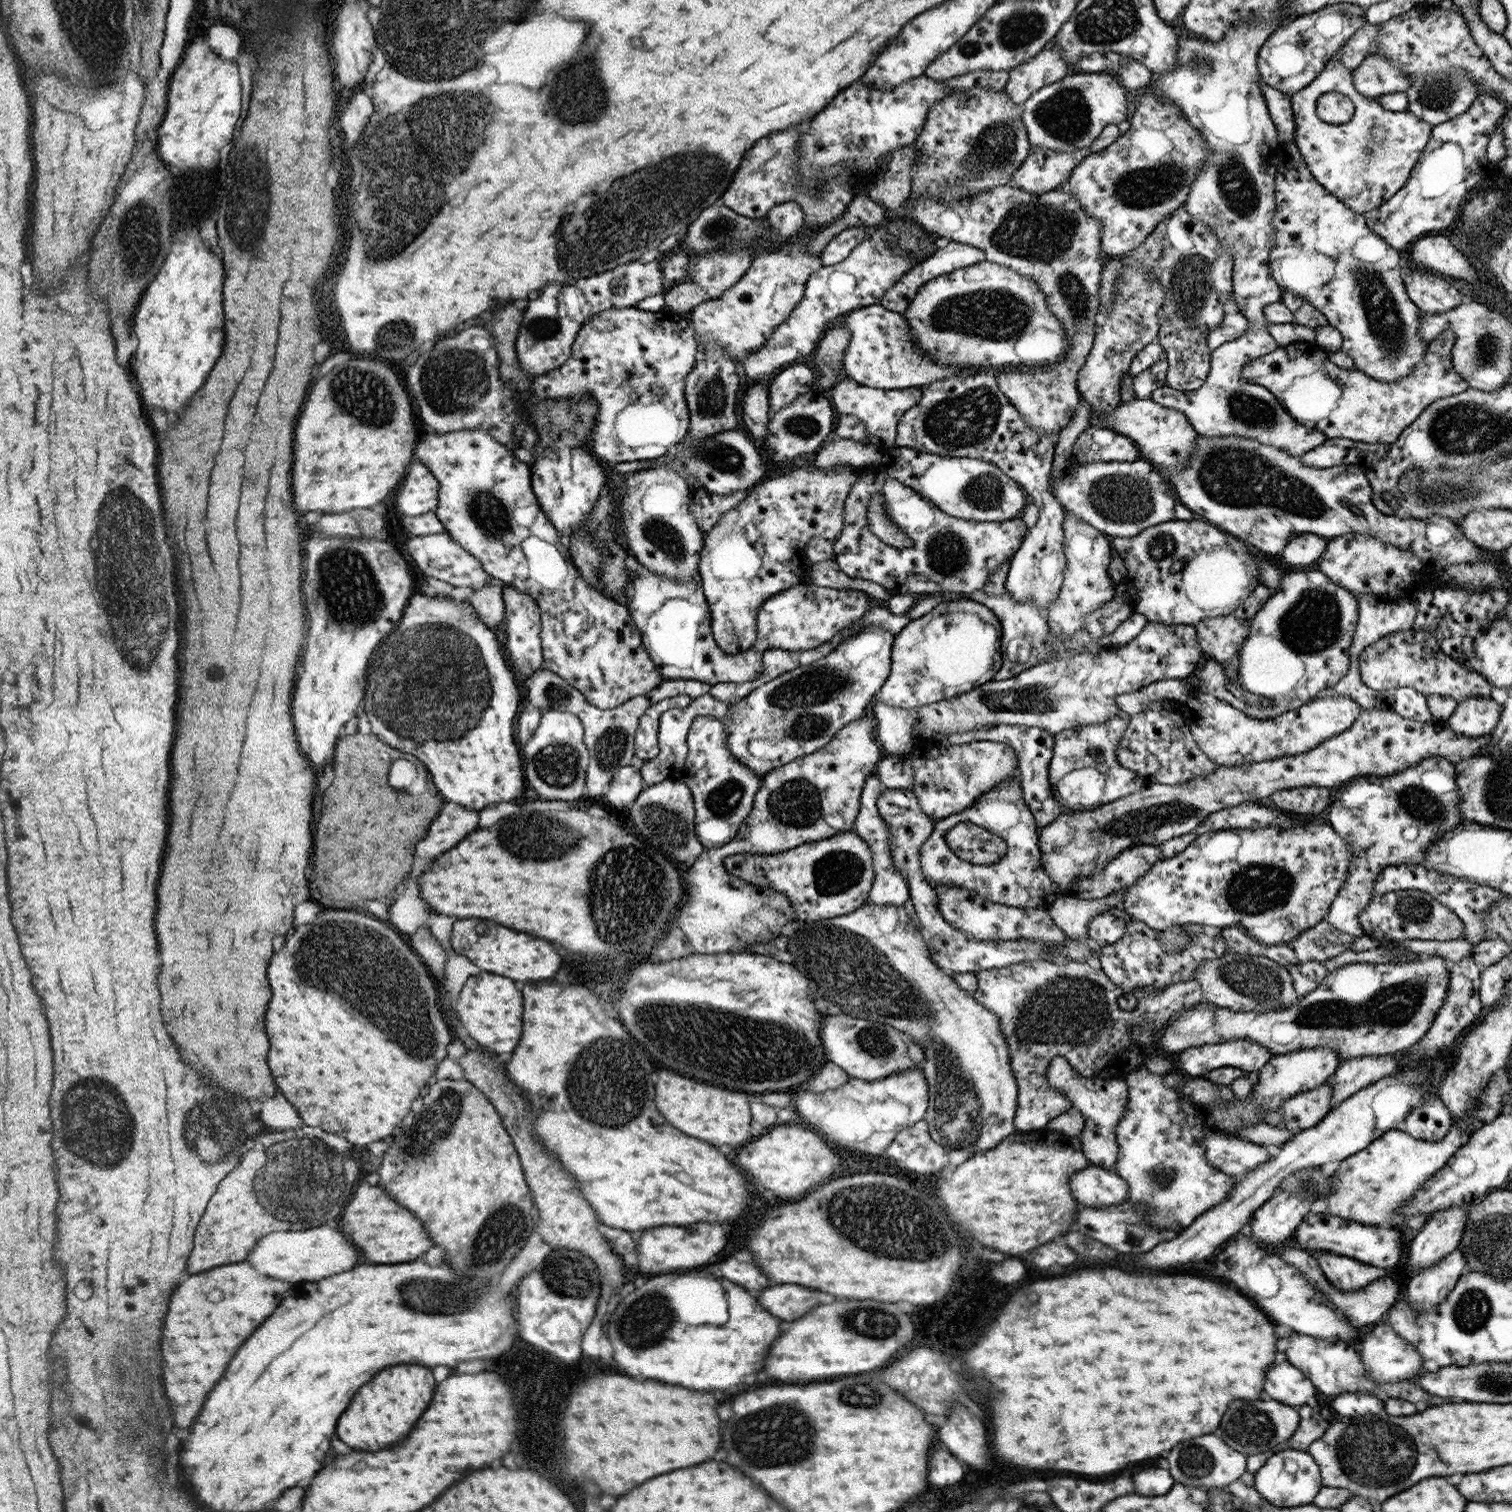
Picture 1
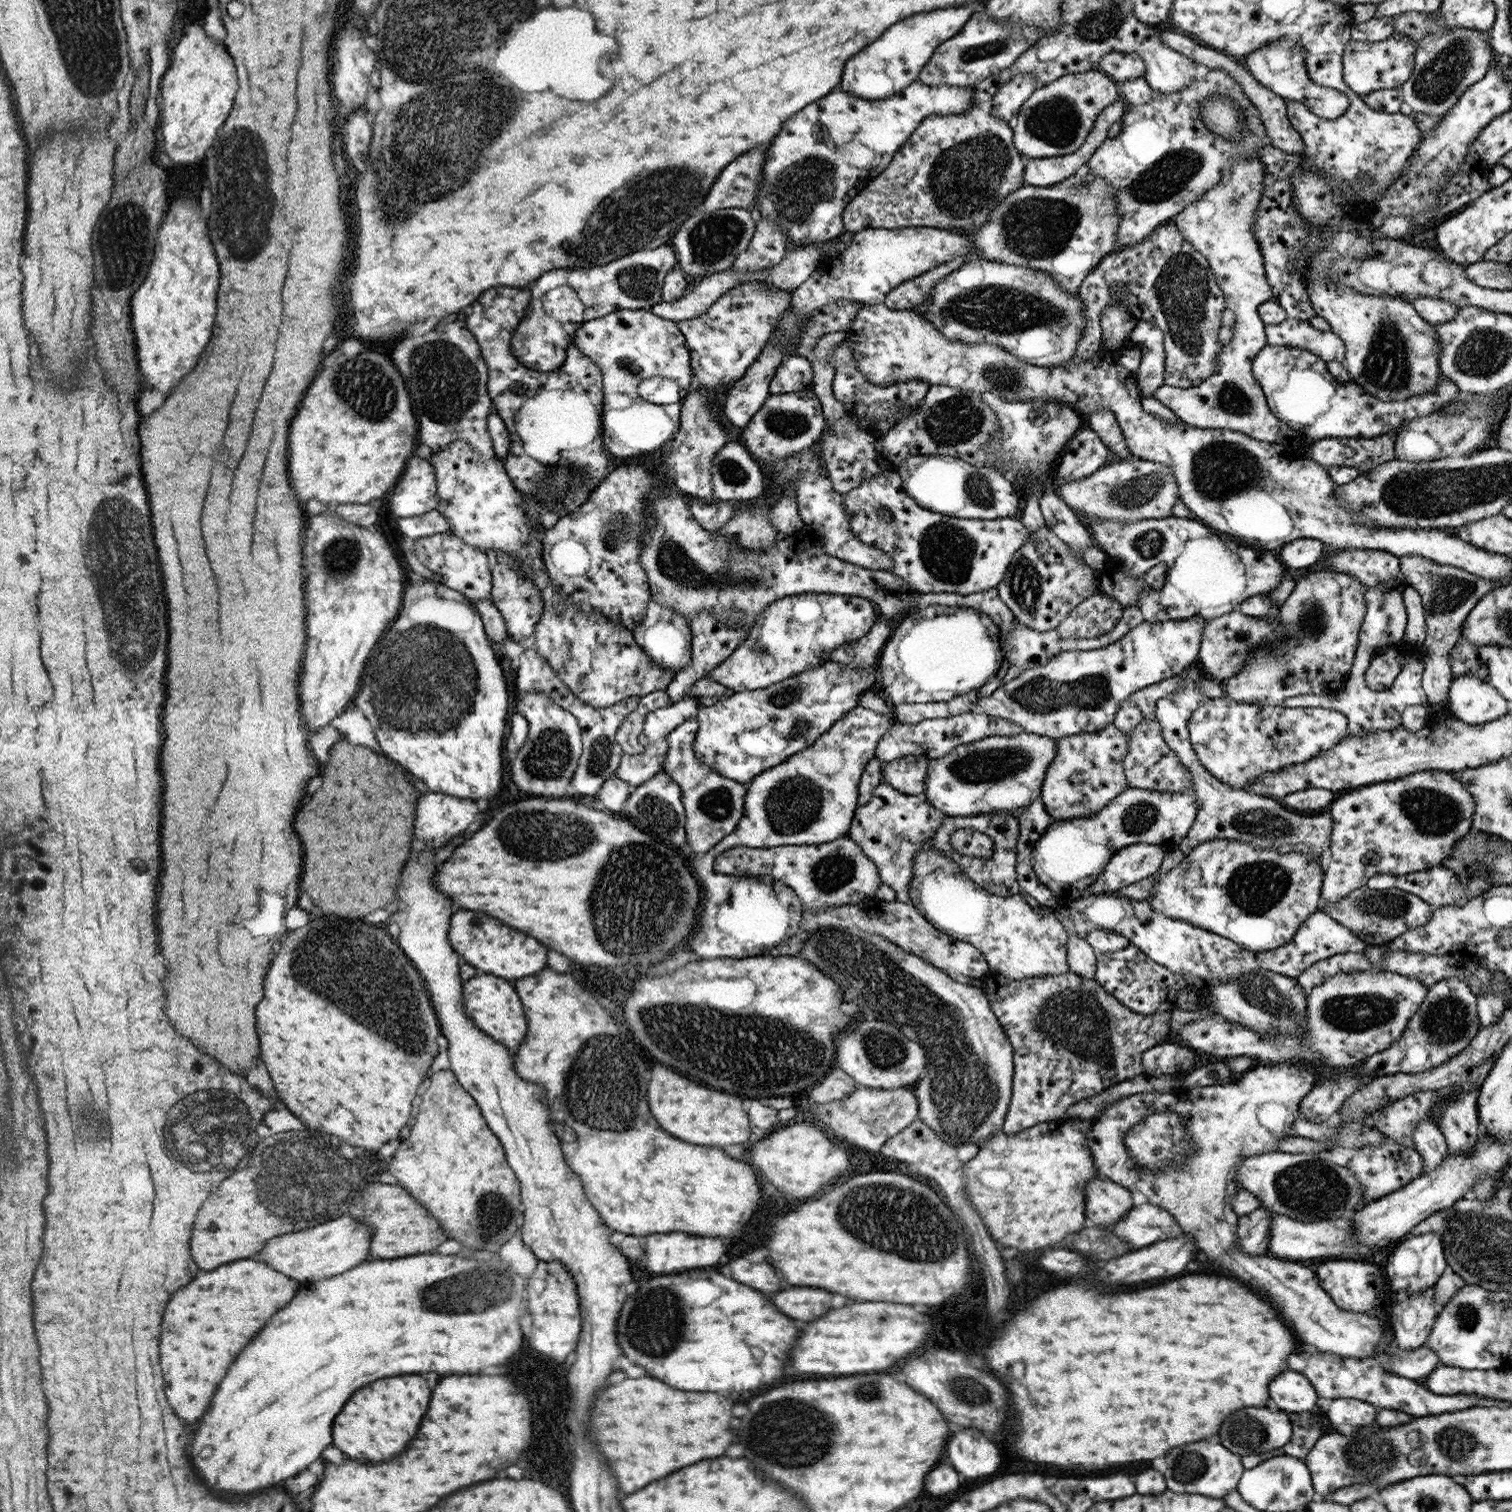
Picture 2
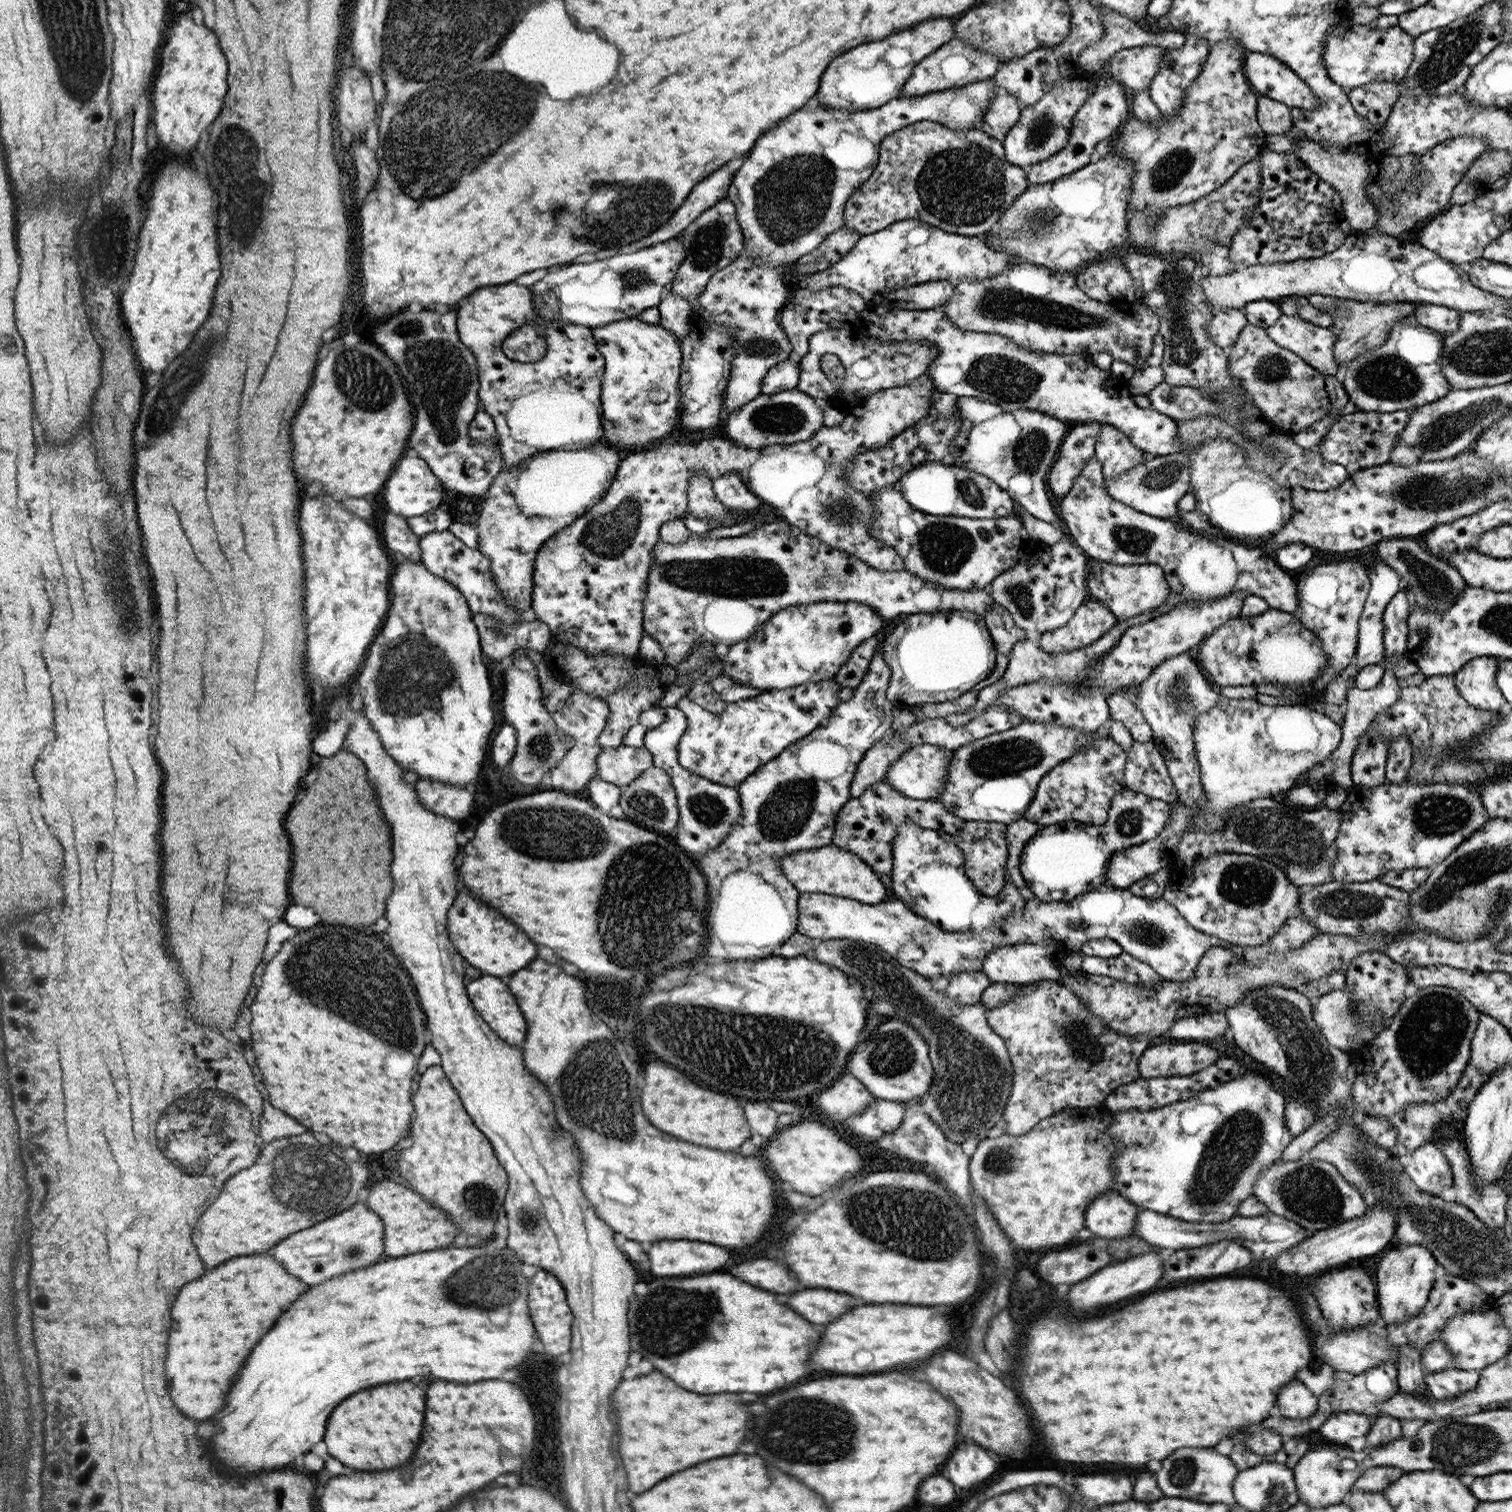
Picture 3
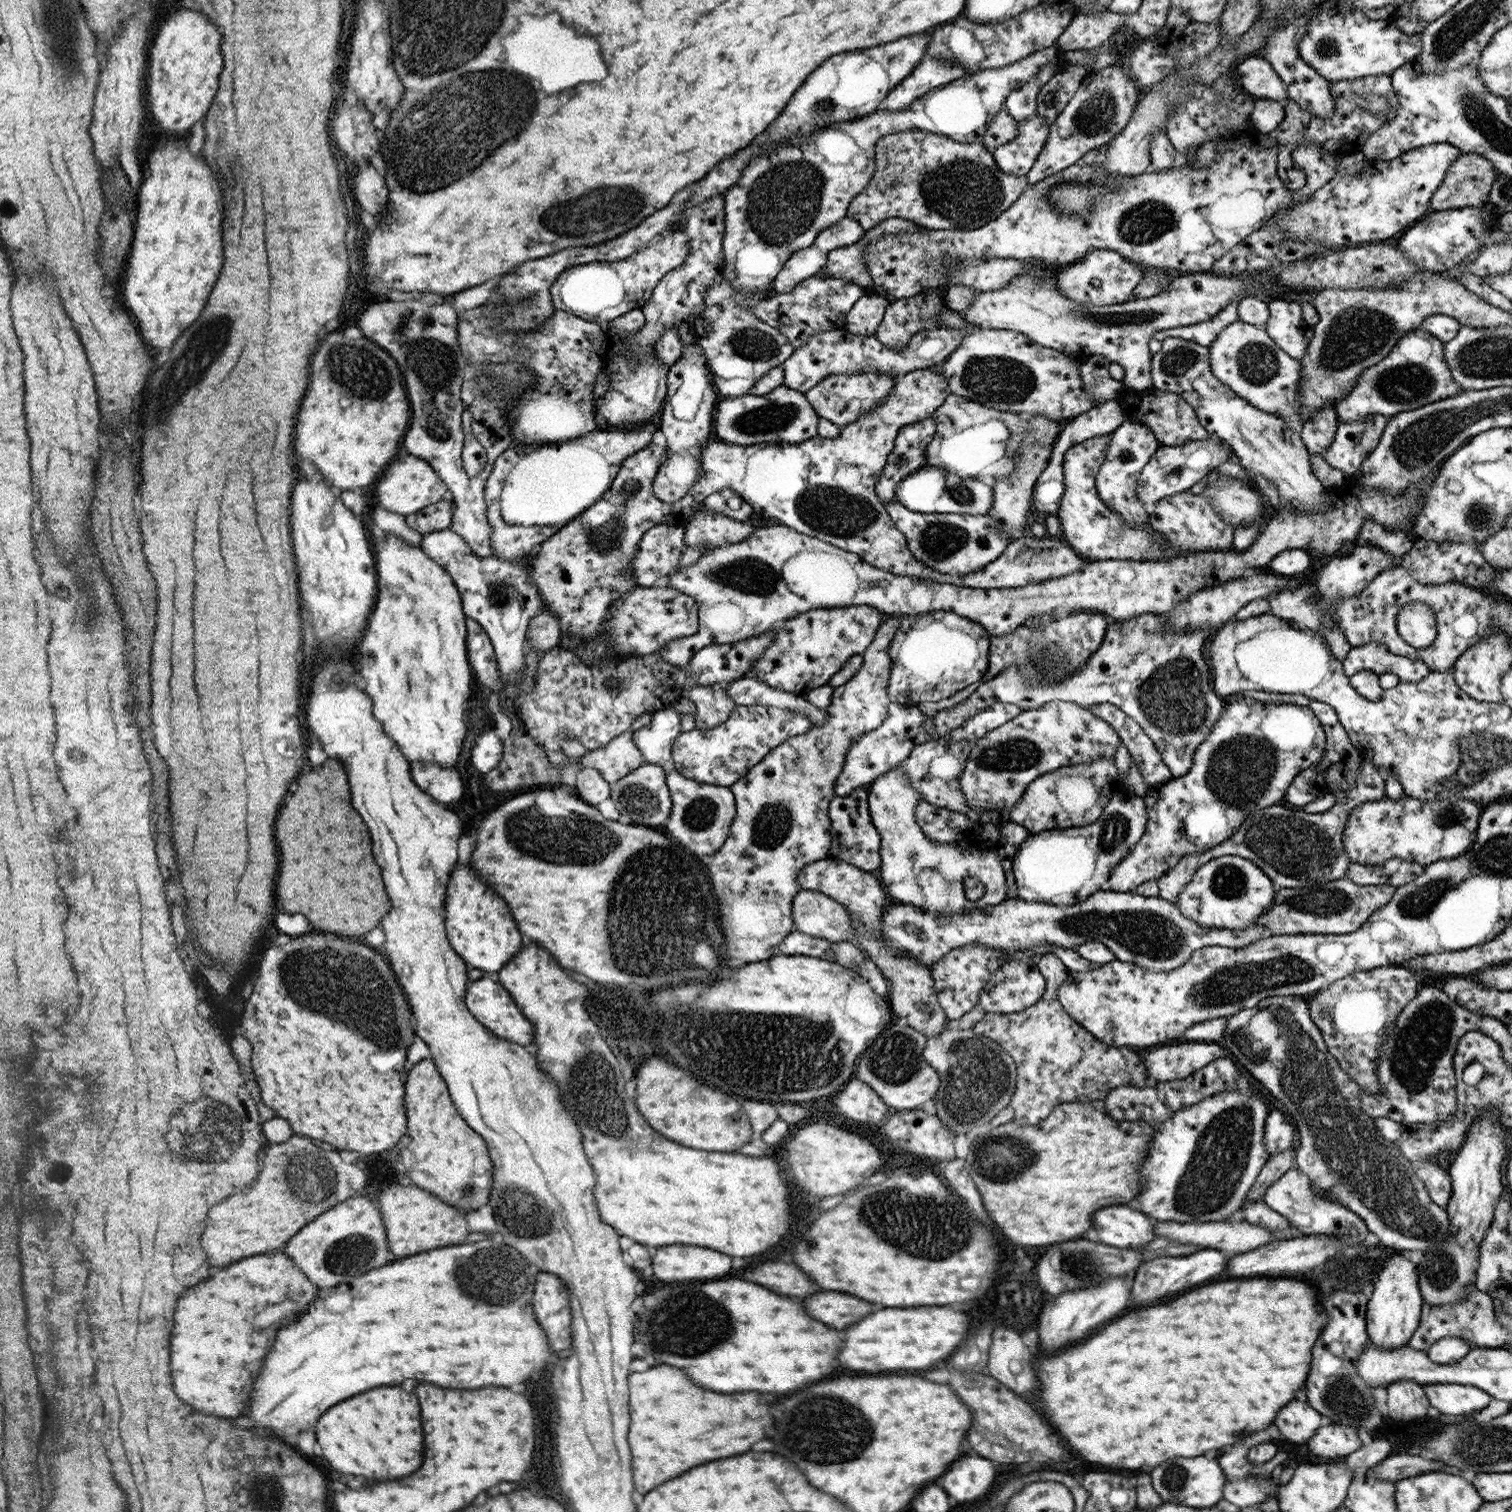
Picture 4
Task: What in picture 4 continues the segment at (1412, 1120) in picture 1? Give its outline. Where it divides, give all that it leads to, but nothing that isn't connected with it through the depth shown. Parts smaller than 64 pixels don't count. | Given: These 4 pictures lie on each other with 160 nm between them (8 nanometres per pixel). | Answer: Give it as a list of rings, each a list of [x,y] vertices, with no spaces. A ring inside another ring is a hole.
[[[1420,1160],[1422,1167],[1415,1171],[1417,1177],[1425,1184],[1432,1202],[1444,1209],[1450,1201],[1453,1191],[1449,1171],[1442,1170],[1436,1160]]]

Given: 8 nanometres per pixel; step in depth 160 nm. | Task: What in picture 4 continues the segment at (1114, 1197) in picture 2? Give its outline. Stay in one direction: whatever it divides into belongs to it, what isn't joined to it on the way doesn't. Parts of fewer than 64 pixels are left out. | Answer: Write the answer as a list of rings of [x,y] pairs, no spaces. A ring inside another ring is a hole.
[[[1108,1206],[1094,1214],[1100,1243],[1119,1249],[1139,1249],[1154,1240],[1155,1226],[1147,1215],[1128,1206]]]

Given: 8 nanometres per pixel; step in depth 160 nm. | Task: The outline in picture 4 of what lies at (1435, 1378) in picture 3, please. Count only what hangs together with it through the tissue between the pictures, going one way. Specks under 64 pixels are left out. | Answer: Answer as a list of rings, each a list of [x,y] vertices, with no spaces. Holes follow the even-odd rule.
[[[1430,1383],[1424,1387],[1430,1405],[1450,1418],[1464,1418],[1489,1406],[1492,1397],[1483,1390],[1460,1384]]]

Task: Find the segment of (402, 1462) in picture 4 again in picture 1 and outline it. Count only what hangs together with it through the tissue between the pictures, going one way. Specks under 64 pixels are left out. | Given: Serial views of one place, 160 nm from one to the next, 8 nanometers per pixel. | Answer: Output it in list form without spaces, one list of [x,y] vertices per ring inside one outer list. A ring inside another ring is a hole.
[[[392,1366],[390,1370],[382,1370],[374,1382],[368,1382],[358,1390],[358,1398],[354,1398],[354,1406],[342,1414],[342,1422],[338,1422],[338,1438],[352,1446],[354,1450],[378,1452],[388,1448],[386,1442],[402,1440],[416,1420],[424,1414],[428,1404],[432,1402],[432,1394],[436,1388],[436,1380],[432,1378],[432,1370],[424,1366]]]

